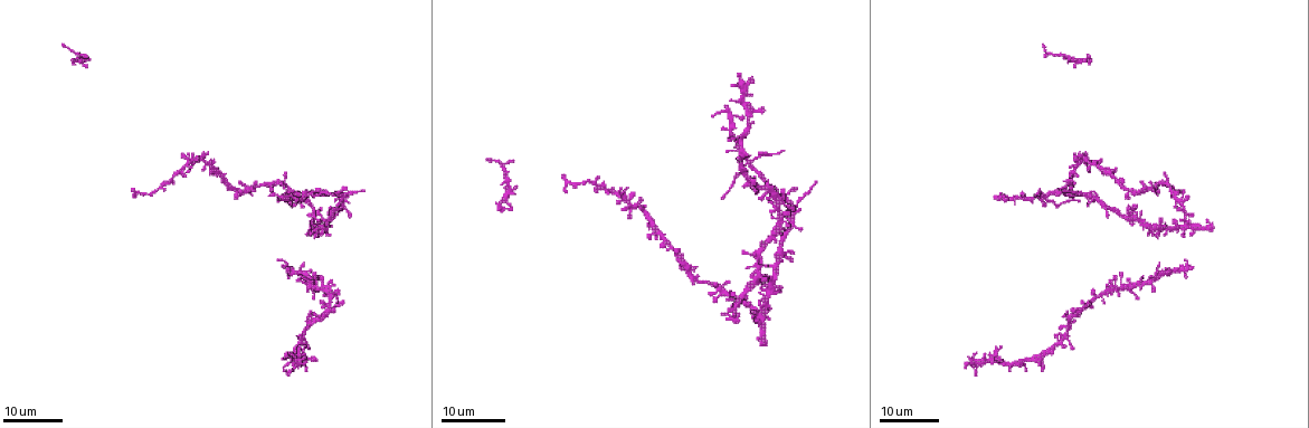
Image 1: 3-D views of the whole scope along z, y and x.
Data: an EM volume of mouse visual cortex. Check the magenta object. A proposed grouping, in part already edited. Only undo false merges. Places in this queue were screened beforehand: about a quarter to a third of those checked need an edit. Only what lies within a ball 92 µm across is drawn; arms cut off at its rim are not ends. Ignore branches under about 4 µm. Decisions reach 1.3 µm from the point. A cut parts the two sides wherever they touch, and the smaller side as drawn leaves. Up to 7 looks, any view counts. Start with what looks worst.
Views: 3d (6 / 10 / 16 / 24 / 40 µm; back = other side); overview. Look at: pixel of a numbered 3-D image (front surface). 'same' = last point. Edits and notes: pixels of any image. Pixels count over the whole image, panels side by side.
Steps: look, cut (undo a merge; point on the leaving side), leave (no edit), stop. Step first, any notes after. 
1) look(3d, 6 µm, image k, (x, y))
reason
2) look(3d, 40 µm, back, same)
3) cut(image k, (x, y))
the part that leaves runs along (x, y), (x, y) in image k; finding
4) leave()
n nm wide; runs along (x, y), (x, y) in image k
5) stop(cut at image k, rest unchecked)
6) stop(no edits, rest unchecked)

look(3d, 16 µm, image 1, (750, 161))

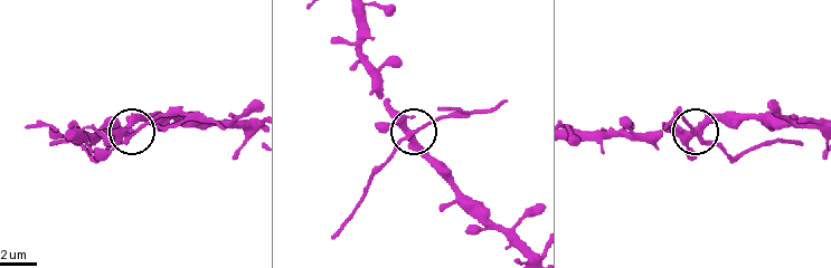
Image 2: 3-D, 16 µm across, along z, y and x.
look(3d, 6 µm, image 2, (698, 131))
zoom in

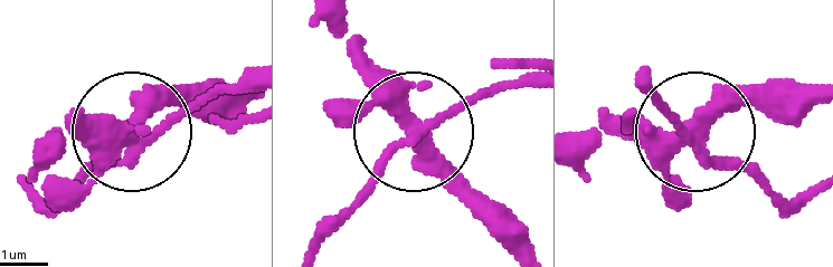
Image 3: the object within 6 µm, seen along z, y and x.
look(3d, 6 µm, back, image 3, (422, 125))
other side

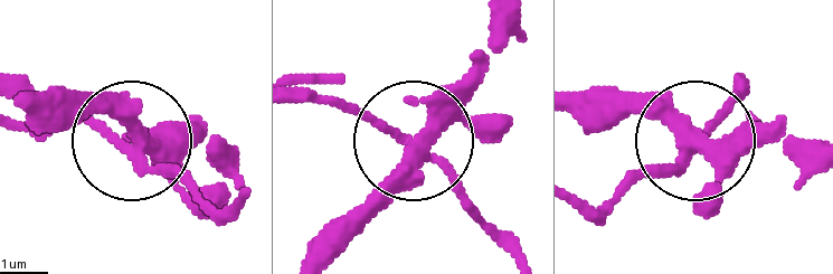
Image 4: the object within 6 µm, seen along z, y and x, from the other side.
cut(image 4, (182, 170))
side arm 6 µm; the part that leaves runs along (141, 156), (197, 199), (233, 199) in image 4; two cells meet here

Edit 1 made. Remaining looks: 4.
look(3d, 16 µm, image 1, (1085, 193))
thin arm on a thick one

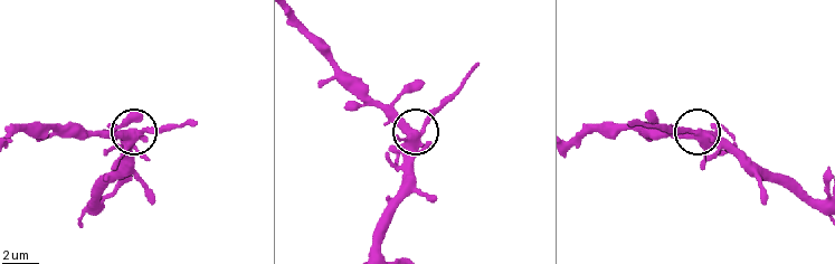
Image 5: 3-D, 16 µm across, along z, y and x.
look(3d, 10 µm, image 5, (697, 133))

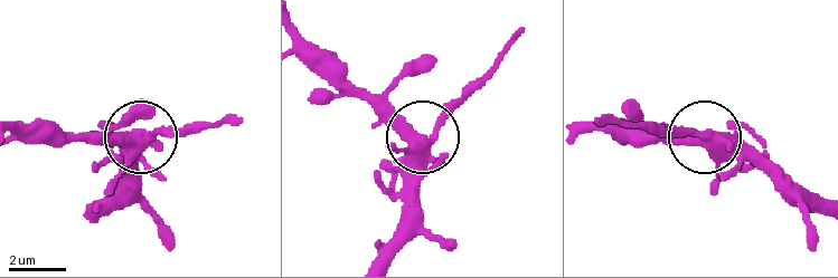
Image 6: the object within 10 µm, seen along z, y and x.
cut(image 6, (177, 136))
side arm 5 µm; the part that leaves runs along (153, 137), (237, 118) in image 6; a second cell is stuck on

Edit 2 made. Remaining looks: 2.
look(3d, 24 µm, image 1, (624, 197))
thin arm on a thick one

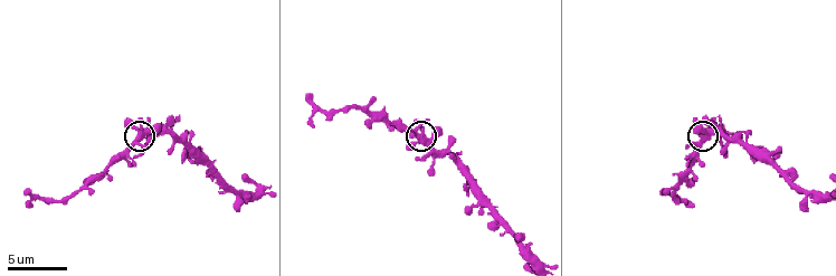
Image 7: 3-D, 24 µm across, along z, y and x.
look(3d, 6 µm, image 7, (419, 142))
zoom in

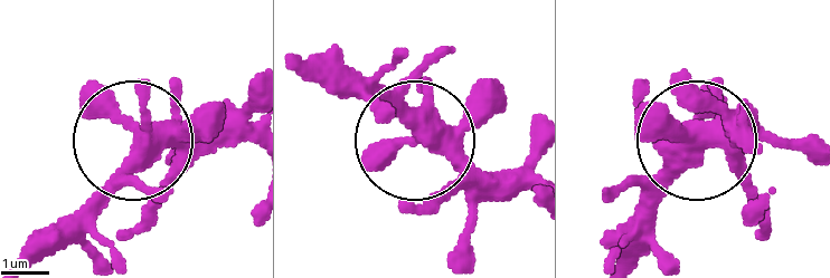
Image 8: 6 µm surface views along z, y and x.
leave()
5 arms; one cell here

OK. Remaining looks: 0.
stop(cut at image 4, cut at image 6, rest unchecked)

